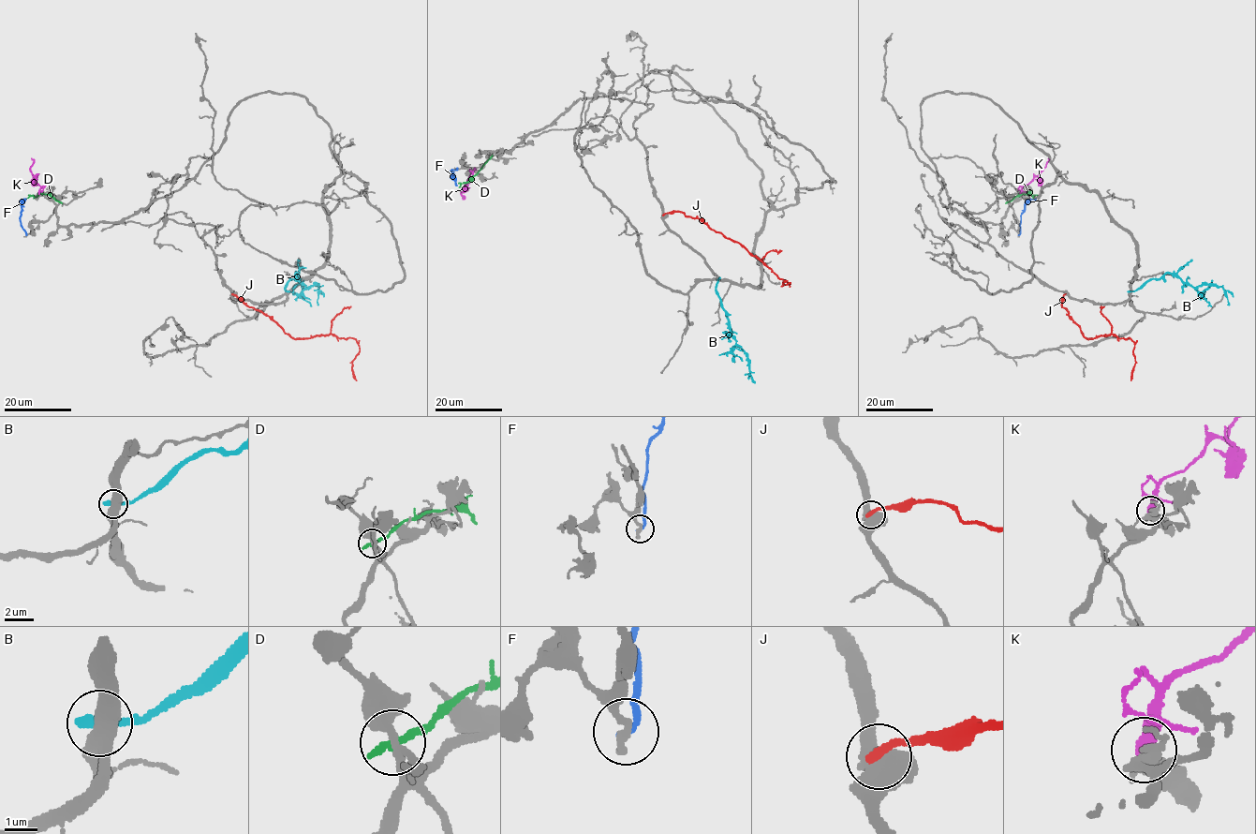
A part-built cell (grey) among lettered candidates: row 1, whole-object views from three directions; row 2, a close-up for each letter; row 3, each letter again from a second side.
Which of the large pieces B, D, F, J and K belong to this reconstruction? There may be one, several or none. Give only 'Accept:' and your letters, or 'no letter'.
Accept: K

